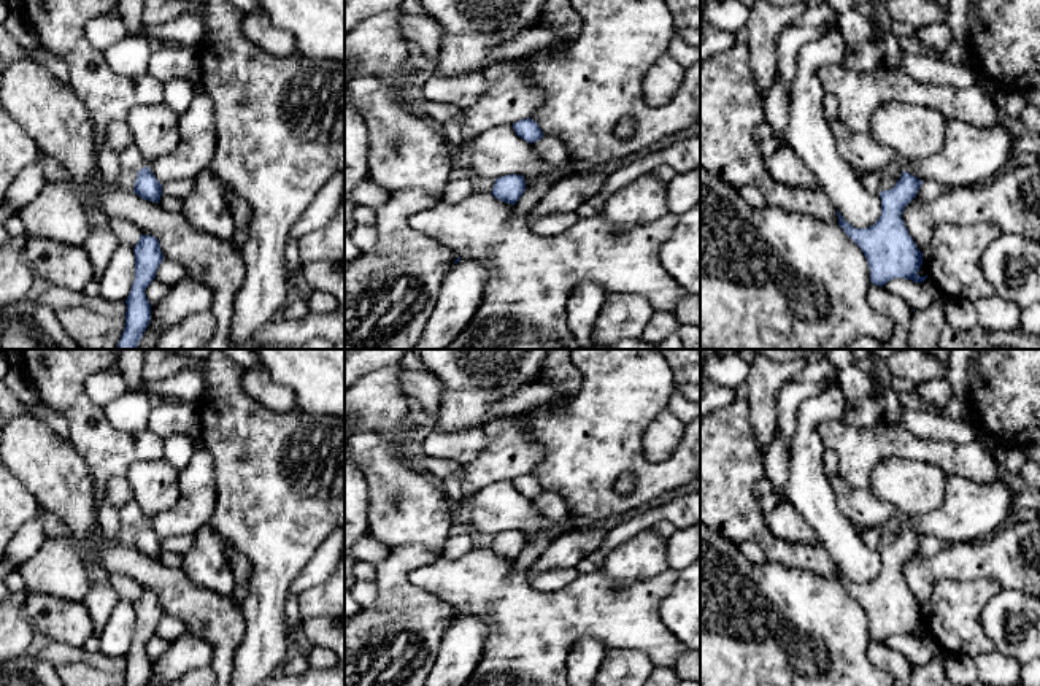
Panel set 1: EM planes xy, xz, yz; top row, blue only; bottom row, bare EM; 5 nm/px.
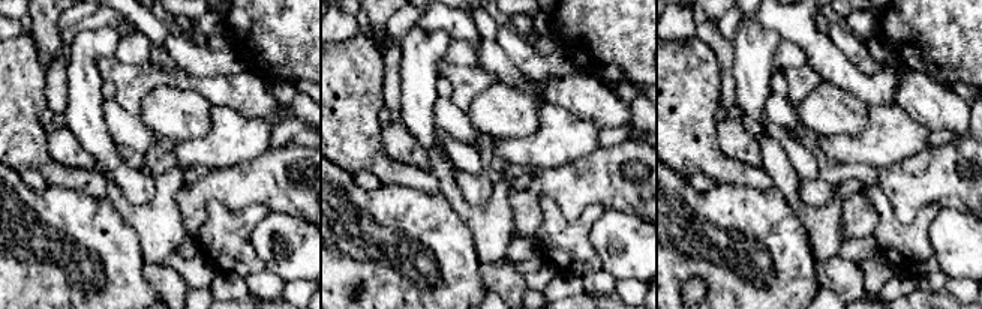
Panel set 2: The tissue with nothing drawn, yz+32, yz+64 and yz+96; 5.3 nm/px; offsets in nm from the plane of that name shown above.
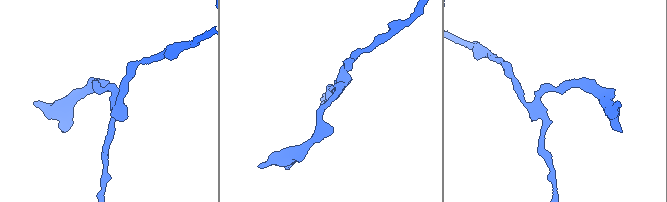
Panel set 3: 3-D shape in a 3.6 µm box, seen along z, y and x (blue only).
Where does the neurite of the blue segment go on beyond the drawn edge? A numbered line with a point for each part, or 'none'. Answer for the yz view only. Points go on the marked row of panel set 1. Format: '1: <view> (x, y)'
none

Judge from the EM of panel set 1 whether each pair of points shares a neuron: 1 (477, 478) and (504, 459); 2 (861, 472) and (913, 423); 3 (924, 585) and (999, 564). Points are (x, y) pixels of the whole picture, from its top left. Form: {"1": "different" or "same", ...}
{"1": "same", "2": "different", "3": "same"}

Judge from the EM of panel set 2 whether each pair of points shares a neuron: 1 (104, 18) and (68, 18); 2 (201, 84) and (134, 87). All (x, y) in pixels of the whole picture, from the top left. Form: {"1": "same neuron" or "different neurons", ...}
{"1": "different neurons", "2": "same neuron"}

